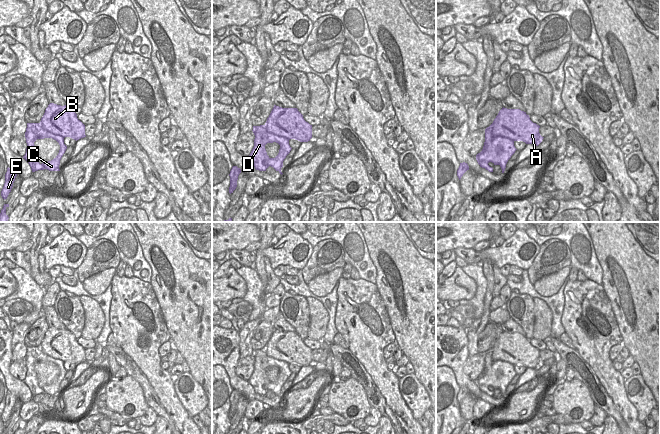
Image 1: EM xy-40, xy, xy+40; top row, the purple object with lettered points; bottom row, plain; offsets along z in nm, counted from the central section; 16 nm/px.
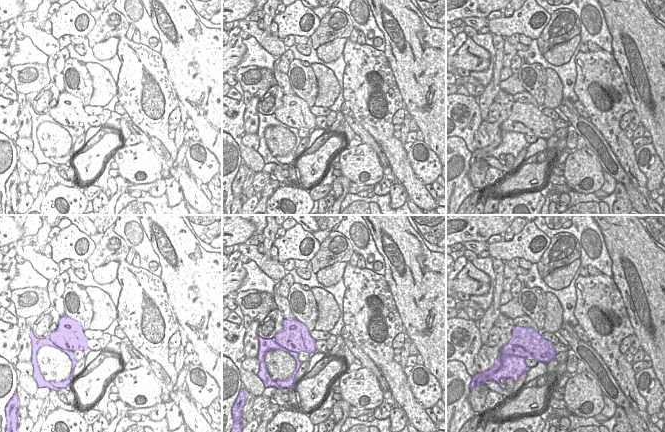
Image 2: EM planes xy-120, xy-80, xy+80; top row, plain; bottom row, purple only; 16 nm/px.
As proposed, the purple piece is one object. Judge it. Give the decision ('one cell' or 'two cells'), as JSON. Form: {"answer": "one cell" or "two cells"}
{"answer": "one cell"}

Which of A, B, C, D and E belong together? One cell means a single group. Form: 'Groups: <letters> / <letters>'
Groups: A B C D E

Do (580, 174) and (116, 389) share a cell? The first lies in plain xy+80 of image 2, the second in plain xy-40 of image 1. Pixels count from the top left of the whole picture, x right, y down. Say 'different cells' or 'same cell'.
same cell

